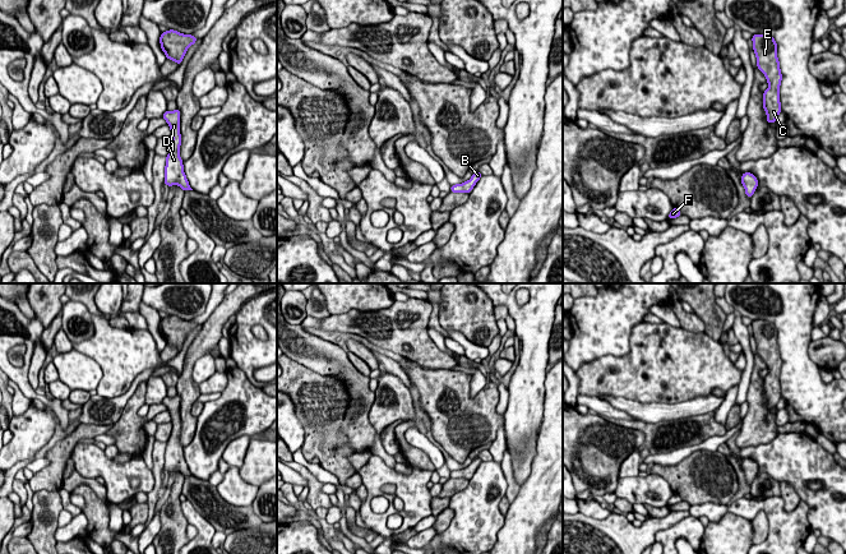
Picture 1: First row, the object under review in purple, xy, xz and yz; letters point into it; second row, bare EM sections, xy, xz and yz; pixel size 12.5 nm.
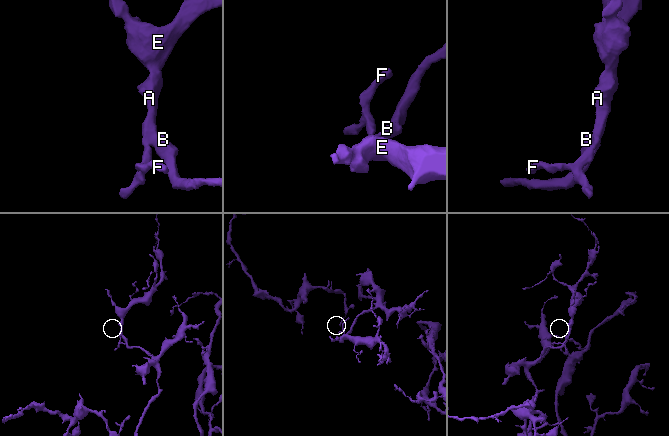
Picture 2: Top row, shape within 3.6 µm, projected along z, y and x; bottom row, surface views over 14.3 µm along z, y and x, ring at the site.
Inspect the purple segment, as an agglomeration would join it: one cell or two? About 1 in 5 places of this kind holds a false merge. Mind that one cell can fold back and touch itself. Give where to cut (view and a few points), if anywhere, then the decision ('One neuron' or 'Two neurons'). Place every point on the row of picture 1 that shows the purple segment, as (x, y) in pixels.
No split. One neuron

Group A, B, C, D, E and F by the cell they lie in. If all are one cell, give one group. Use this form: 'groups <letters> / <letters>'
groups A B C D E F

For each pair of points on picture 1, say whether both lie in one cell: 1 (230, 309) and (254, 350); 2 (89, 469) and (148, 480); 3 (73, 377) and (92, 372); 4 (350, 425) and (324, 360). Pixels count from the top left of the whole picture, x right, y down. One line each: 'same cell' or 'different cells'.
1: different cells
2: same cell
3: same cell
4: same cell

